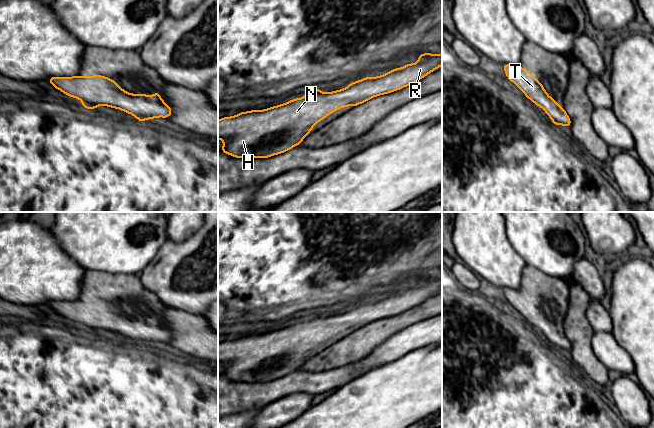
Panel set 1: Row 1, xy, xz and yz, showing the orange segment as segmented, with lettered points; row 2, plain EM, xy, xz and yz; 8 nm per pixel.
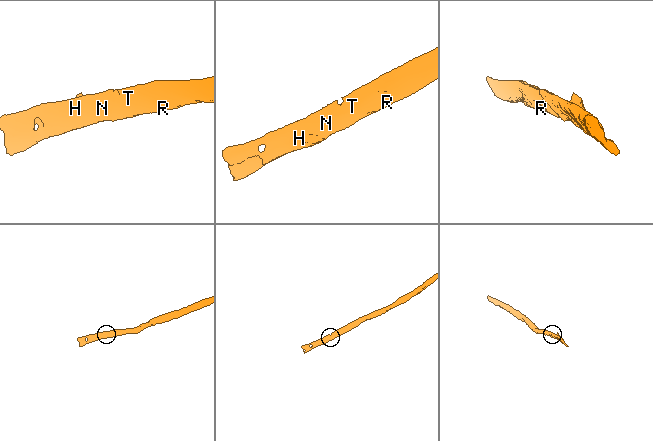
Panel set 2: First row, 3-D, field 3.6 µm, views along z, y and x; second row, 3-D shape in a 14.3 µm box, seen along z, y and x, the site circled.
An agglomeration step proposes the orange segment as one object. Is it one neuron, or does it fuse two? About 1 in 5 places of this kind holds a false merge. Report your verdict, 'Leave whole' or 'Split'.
Leave whole

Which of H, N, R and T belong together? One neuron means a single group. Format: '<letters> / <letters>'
H N R T

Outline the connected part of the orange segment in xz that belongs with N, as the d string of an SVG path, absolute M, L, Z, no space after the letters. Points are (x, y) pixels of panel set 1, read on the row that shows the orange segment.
M442 53L417 55L417 63L392 69L385 75L365 77L350 83L342 90L323 93L319 88L306 91L304 98L296 98L265 110L241 112L218 120L218 139L224 141L221 152L236 158L268 158L299 145L310 130L322 119L345 106L357 106L378 95L400 90L430 74L442 65Z

